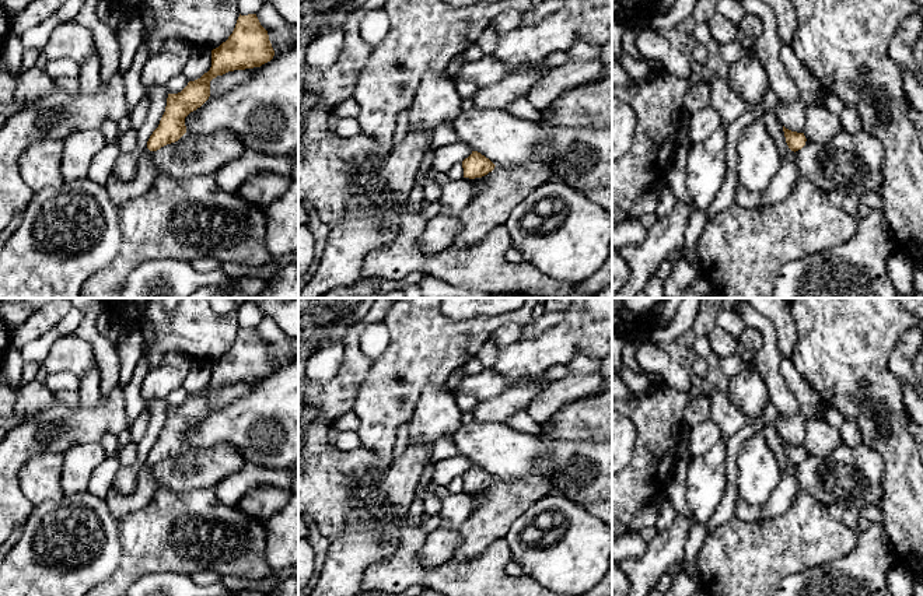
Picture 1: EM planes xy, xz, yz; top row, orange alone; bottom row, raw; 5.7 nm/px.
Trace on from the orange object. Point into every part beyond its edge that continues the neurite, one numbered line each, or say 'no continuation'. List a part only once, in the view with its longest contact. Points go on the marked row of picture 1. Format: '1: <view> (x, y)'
1: yz (783, 182)

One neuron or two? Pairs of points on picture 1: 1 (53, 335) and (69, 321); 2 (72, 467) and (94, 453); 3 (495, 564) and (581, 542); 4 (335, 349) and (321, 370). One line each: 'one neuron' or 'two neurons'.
1: one neuron
2: one neuron
3: two neurons
4: one neuron

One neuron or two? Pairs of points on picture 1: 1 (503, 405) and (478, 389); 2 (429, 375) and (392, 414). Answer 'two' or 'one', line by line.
1: two
2: one

